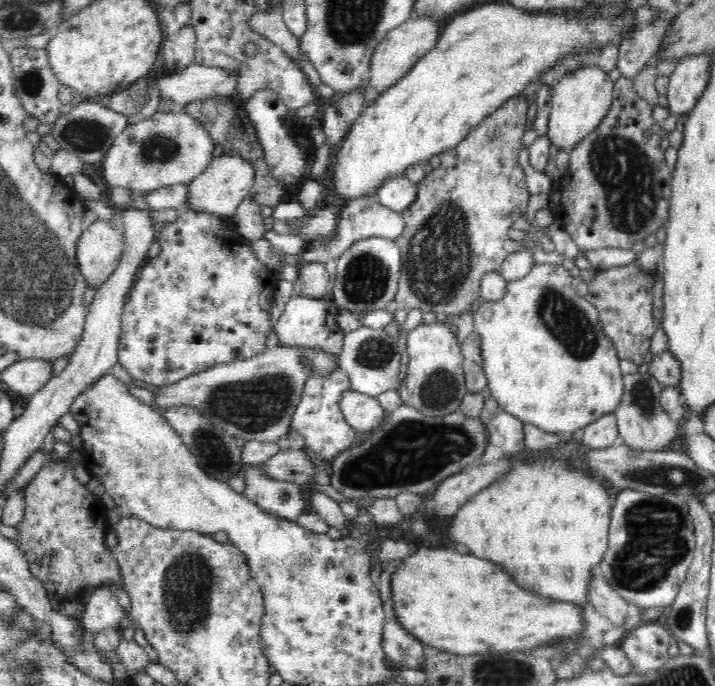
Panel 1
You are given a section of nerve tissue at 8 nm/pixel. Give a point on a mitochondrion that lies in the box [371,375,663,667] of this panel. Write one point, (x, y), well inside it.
(642, 396)

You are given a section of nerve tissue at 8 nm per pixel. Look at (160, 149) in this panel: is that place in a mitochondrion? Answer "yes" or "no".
yes

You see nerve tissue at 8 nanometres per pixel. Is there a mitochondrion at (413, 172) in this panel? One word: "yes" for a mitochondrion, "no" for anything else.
no

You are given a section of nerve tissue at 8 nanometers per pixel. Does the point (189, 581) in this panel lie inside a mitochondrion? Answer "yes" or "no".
yes

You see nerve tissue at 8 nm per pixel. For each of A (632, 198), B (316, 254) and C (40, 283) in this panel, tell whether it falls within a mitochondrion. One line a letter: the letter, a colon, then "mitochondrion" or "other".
A: mitochondrion
B: other
C: mitochondrion

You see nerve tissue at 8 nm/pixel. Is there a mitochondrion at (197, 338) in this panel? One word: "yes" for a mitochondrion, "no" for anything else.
no

